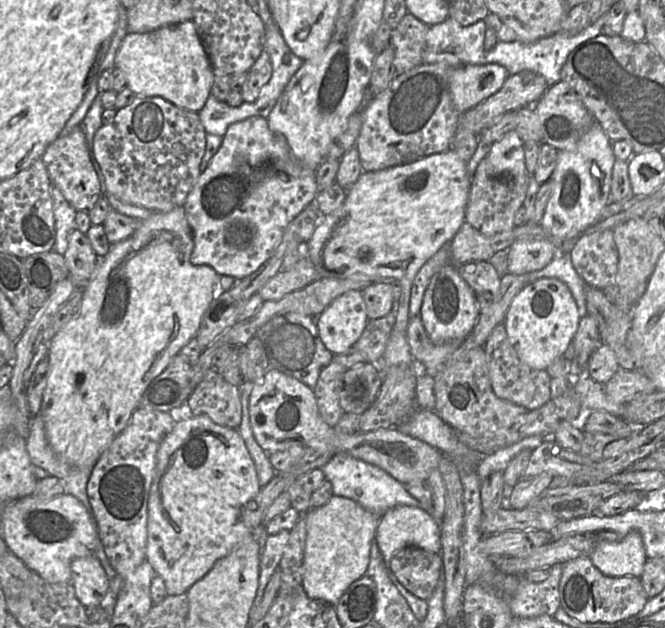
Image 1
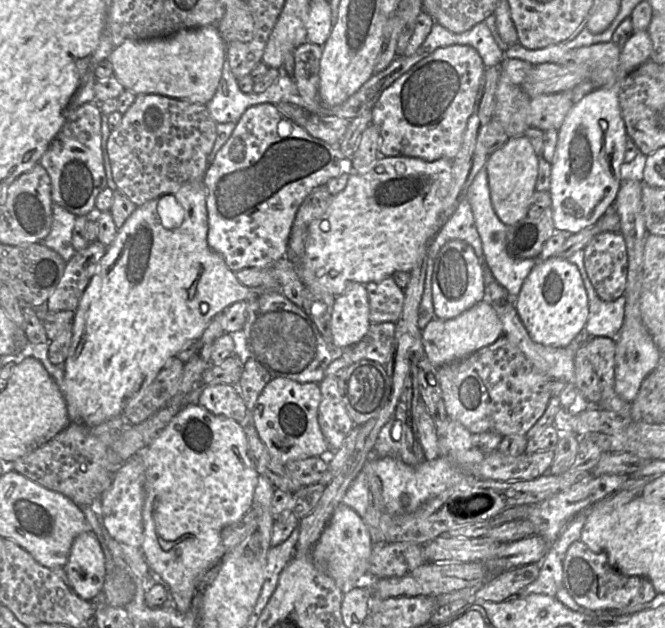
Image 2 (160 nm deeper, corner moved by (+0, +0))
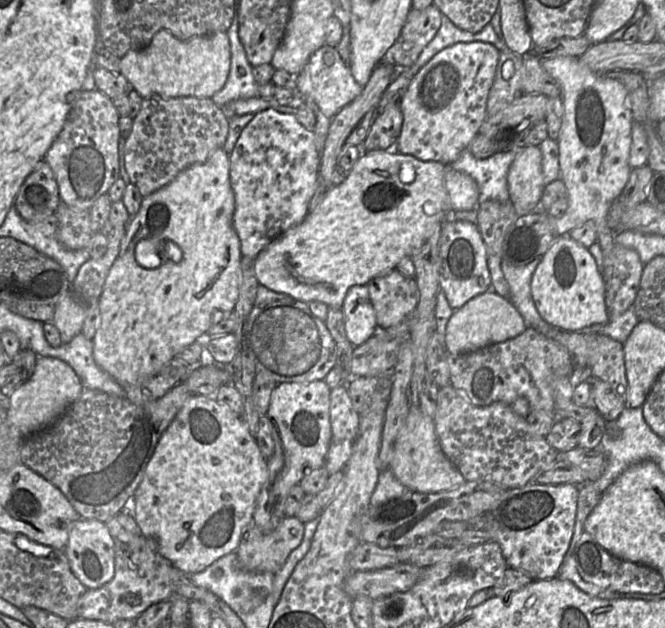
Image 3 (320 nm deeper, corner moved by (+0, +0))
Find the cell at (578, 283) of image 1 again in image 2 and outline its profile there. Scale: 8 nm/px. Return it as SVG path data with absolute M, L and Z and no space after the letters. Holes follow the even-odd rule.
M584 250L574 252L568 261L575 264L581 274L589 303L589 316L584 332L591 337L614 338L617 342L625 318L626 298L604 301L593 287L584 266Z

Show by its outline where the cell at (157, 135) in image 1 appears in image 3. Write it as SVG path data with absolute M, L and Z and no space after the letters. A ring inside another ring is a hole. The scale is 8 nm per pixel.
M157 94L143 98L131 133L124 142L124 163L130 183L147 197L170 183L185 168L206 161L215 150L223 148L228 130L226 112L211 98L163 98Z

